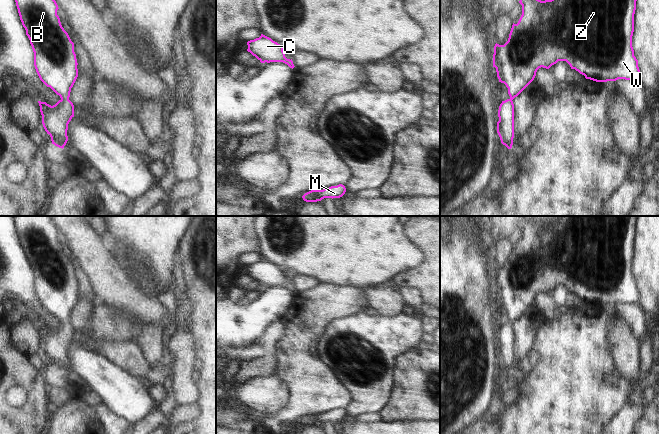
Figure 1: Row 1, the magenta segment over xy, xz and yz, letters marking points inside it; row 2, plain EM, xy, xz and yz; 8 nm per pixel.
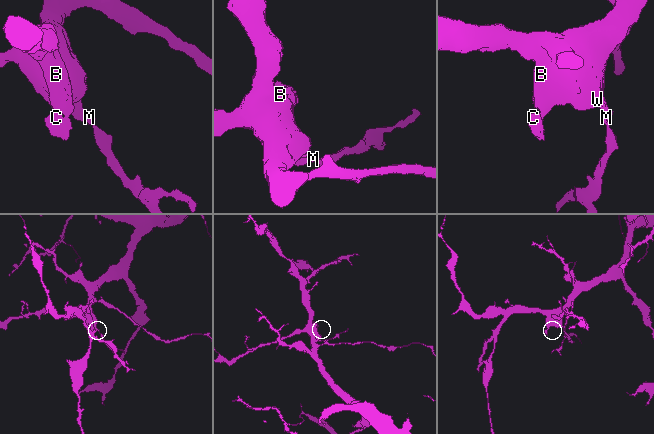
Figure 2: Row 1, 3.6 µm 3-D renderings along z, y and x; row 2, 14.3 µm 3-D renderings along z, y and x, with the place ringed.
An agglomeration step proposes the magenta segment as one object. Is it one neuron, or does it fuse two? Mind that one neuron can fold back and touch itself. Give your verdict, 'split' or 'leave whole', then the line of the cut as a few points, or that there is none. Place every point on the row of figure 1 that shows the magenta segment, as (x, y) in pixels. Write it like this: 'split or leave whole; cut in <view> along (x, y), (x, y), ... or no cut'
leave whole; no cut

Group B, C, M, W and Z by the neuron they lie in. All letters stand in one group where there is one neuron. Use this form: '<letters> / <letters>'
B C M W Z

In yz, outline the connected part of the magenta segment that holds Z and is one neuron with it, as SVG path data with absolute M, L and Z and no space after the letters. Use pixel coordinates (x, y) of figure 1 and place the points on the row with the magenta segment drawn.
M520 0L522 5L522 15L517 24L512 25L508 41L504 45L495 44L493 54L493 67L496 68L499 82L504 83L508 88L509 99L502 101L498 110L499 121L497 122L497 133L500 137L501 143L508 149L512 148L514 138L514 104L513 99L517 97L535 78L536 72L543 67L549 69L558 61L566 61L571 69L575 69L580 74L584 75L586 79L596 82L616 81L618 79L625 80L639 80L640 70L638 67L638 60L634 56L632 47L632 36L634 32L634 14L636 10L637 0Z

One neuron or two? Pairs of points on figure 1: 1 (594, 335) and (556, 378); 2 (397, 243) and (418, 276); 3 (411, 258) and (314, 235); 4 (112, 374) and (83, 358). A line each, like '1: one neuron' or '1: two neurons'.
1: one neuron
2: two neurons
3: one neuron
4: one neuron

